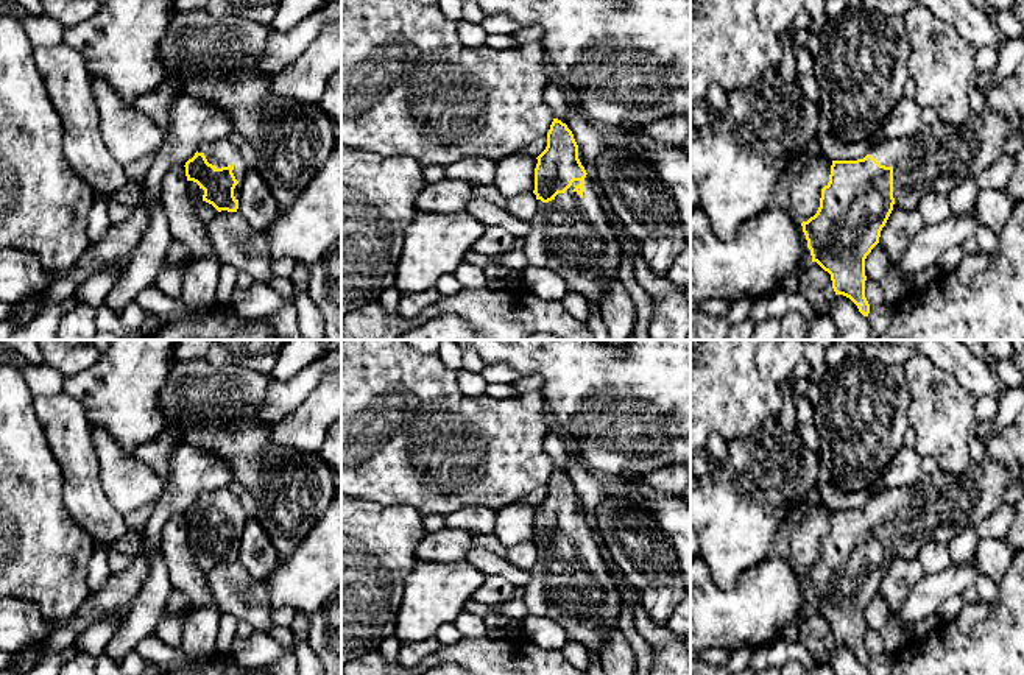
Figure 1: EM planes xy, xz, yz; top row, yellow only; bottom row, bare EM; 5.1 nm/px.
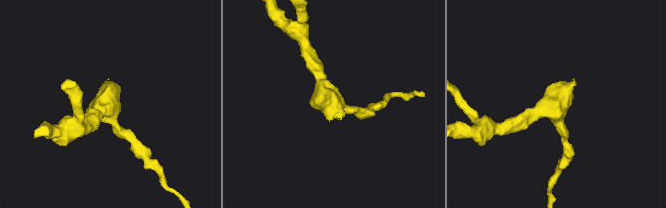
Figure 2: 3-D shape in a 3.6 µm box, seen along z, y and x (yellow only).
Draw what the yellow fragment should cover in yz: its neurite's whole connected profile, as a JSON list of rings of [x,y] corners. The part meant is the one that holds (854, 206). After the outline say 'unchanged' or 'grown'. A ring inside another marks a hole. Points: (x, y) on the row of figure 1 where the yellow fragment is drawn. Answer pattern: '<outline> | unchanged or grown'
[[[985,106],[982,114],[973,112],[965,125],[951,126],[938,120],[912,137],[884,140],[863,159],[832,161],[829,182],[821,189],[820,207],[801,226],[812,262],[831,274],[835,295],[849,298],[859,312],[868,316],[865,259],[879,243],[892,210],[916,210],[926,192],[948,195],[968,176],[987,170],[1002,154],[1004,143],[1016,136],[1018,128],[1019,117],[1001,115]]] | grown

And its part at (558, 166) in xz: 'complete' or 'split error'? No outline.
split error

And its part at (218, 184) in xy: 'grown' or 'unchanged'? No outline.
grown

